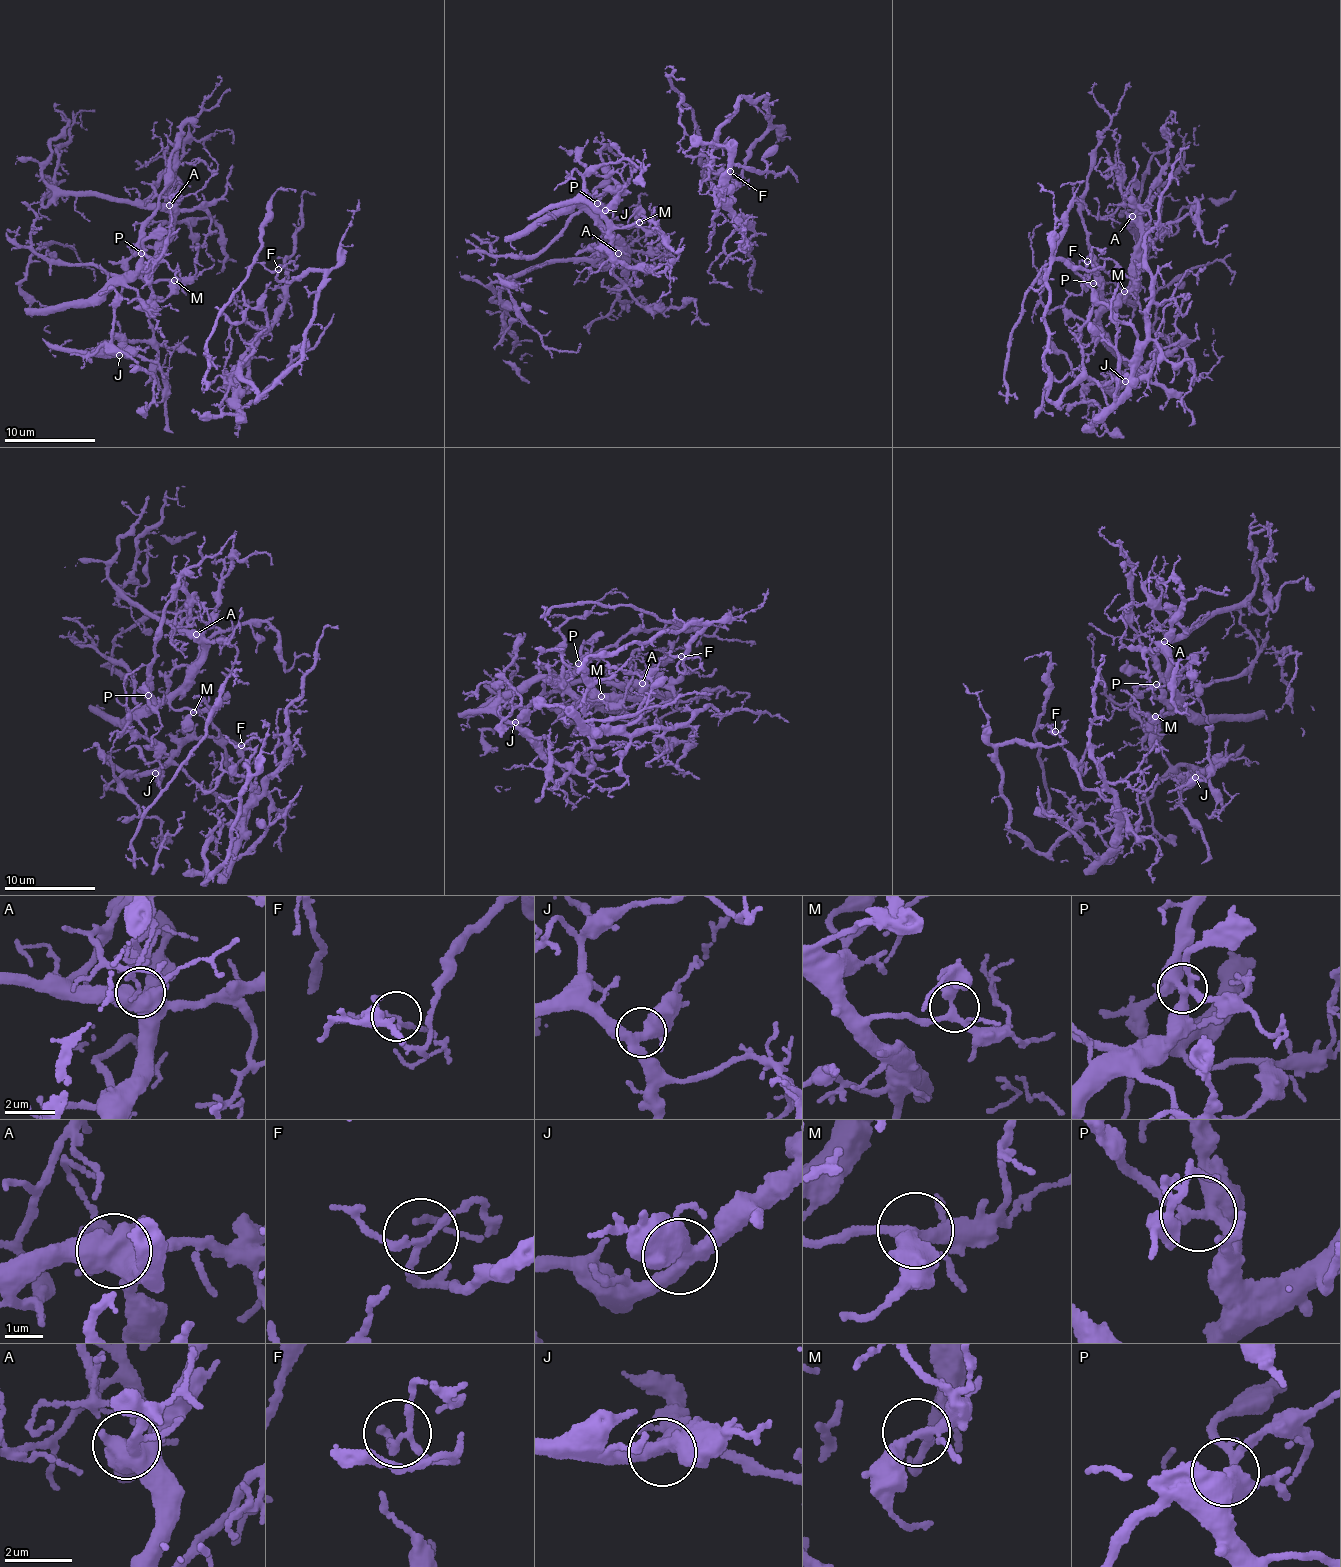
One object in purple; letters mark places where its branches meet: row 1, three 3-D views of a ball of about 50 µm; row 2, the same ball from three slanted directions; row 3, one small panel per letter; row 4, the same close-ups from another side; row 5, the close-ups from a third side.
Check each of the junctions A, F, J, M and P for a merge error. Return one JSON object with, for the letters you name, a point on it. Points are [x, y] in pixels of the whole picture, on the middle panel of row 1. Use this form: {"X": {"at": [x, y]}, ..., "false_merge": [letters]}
{"false_merge": []}

